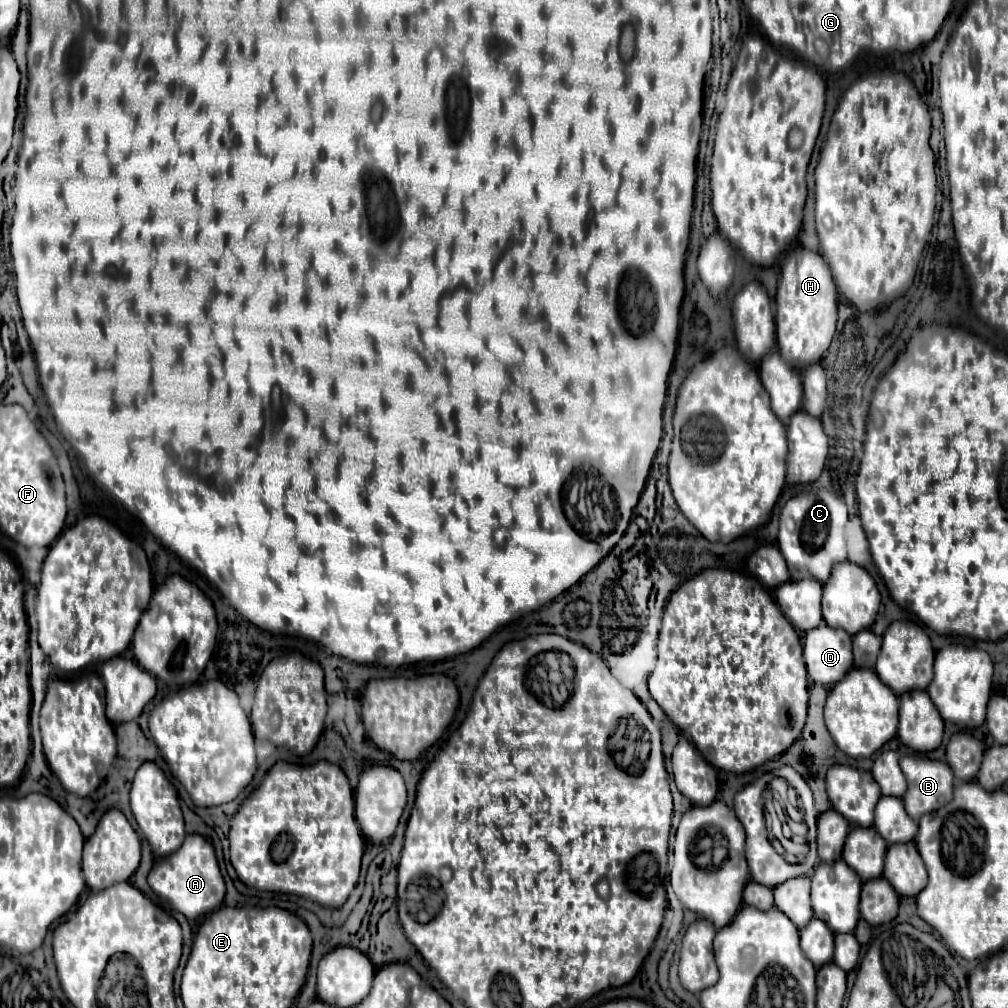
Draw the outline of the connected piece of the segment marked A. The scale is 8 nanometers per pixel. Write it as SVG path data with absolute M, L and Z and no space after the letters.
M196 833L188 835L178 851L154 863L148 875L148 885L156 895L164 897L176 911L180 911L188 919L198 919L218 909L226 893L214 847L202 835Z

